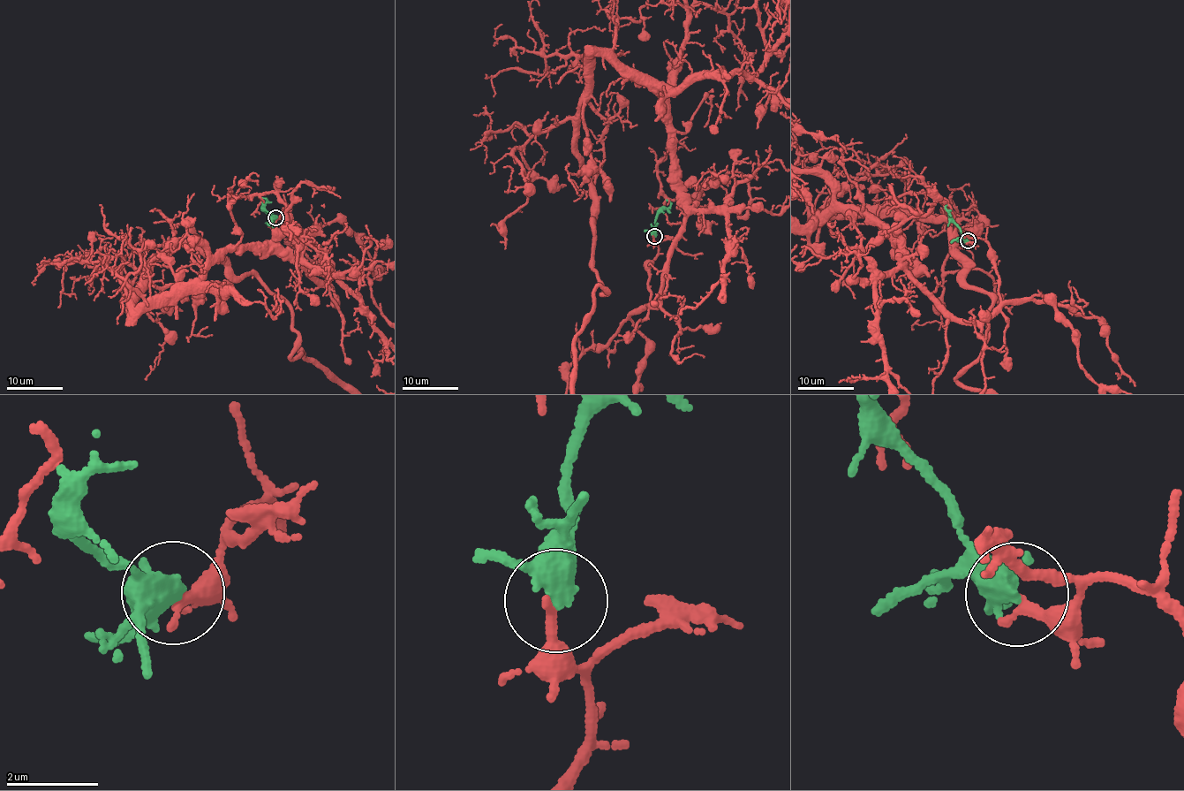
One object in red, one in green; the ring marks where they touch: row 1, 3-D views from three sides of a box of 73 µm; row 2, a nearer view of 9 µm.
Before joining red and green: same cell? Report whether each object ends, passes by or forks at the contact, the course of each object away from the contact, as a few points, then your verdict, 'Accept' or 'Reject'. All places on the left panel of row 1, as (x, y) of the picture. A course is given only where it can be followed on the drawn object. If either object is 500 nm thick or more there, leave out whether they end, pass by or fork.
At the ring red ends. At the ring green passes by. Course of red: (275, 217), (318, 285), (250, 247), (135, 309), (177, 246), (250, 271), (292, 358). Course of green: (275, 217), (264, 209), (266, 199), (259, 197). Reject

